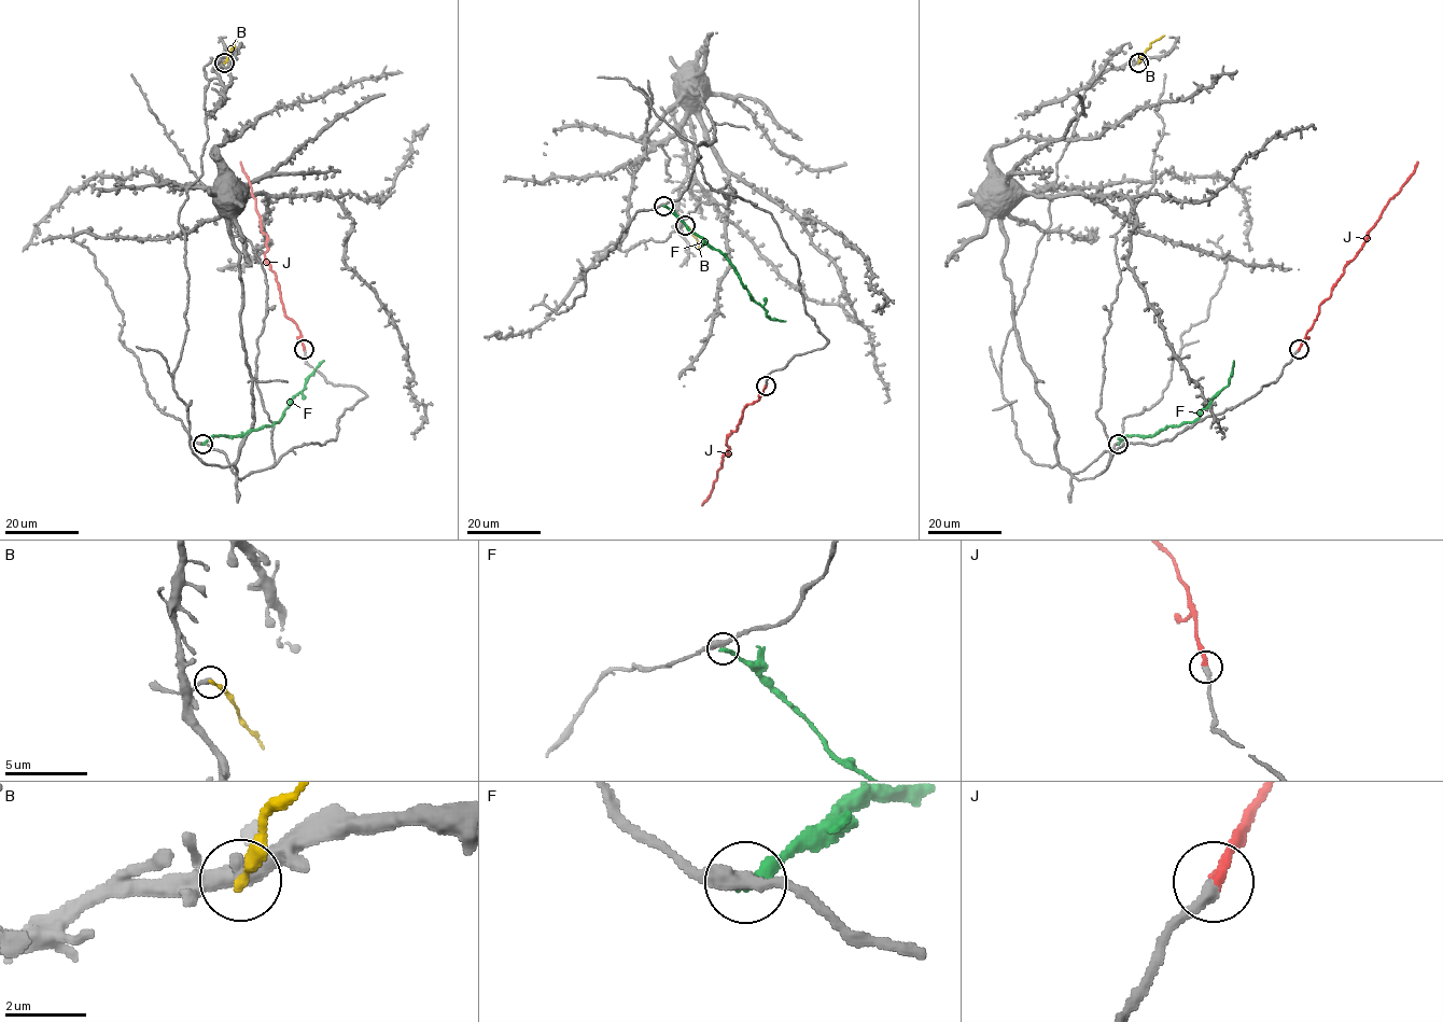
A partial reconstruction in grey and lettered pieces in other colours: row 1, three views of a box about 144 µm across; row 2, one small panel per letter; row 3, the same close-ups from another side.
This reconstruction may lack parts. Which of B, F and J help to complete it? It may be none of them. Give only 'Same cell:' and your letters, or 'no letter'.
Same cell: J

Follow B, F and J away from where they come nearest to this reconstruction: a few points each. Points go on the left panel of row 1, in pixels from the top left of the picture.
B: (224, 62), (239, 36)
F: (202, 444), (213, 436), (244, 435), (279, 421), (289, 402), (304, 388), (306, 379), (323, 360)
J: (304, 349), (300, 331), (285, 314), (276, 275), (266, 262), (267, 236), (262, 229), (255, 199), (241, 162)

